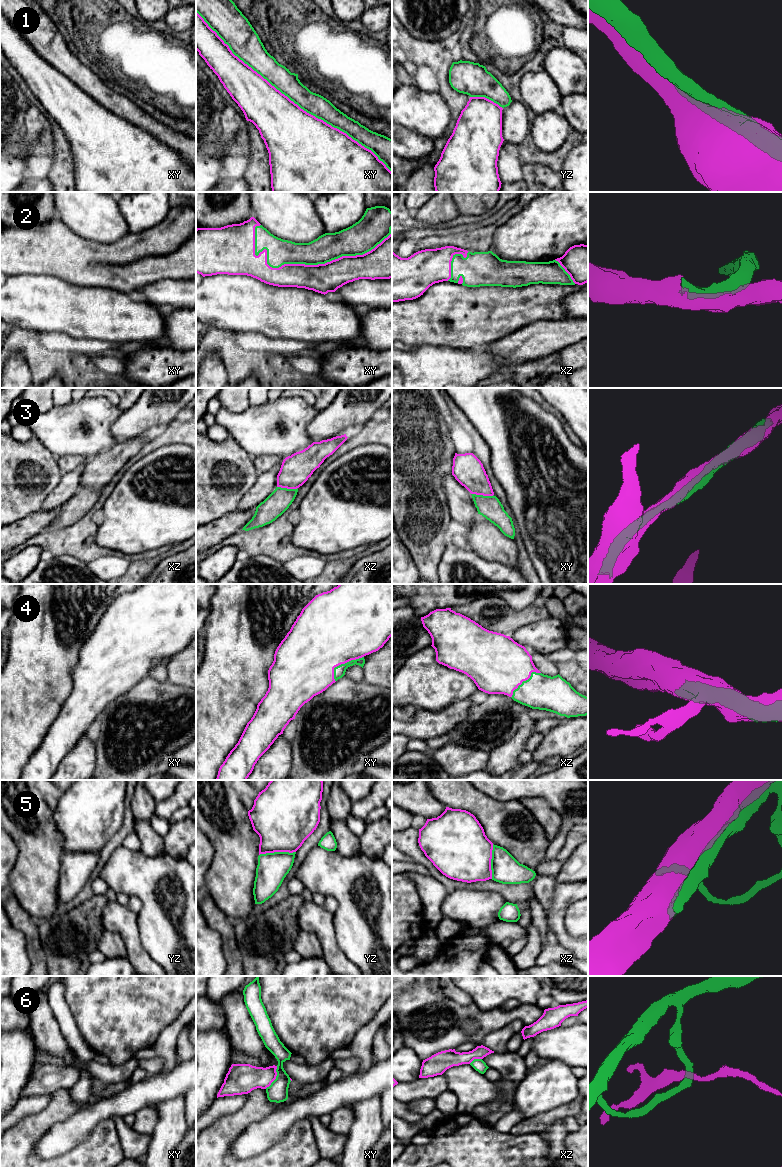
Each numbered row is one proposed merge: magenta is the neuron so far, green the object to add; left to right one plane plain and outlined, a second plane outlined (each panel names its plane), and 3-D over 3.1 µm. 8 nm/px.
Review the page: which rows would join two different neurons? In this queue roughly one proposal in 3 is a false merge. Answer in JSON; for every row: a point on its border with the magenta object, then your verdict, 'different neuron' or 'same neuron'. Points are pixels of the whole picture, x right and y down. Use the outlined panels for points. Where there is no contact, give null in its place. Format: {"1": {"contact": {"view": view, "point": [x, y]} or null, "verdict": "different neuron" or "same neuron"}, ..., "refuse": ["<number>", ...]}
{"1": {"contact": {"view": "xy", "point": [292, 101]}, "verdict": "different neuron"}, "2": {"contact": {"view": "xy", "point": [316, 265]}, "verdict": "same neuron"}, "3": {"contact": {"view": "xy", "point": [482, 494]}, "verdict": "same neuron"}, "4": {"contact": {"view": "xy", "point": [342, 663]}, "verdict": "same neuron"}, "5": {"contact": {"view": "yz", "point": [277, 851]}, "verdict": "same neuron"}, "6": {"contact": {"view": "xy", "point": [275, 1078]}, "verdict": "different neuron"}, "refuse": ["1", "6"]}

